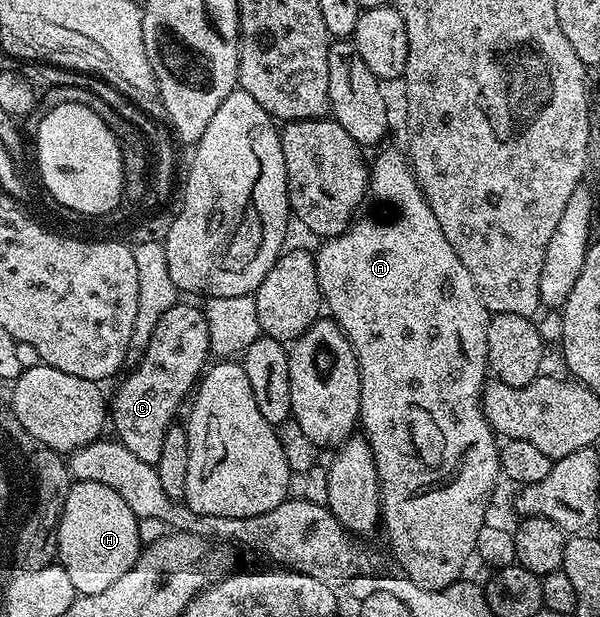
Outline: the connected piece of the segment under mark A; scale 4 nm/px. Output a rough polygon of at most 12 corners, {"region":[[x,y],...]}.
{"region":[[408,157],[314,253],[402,575],[441,590],[501,480],[491,321]]}

